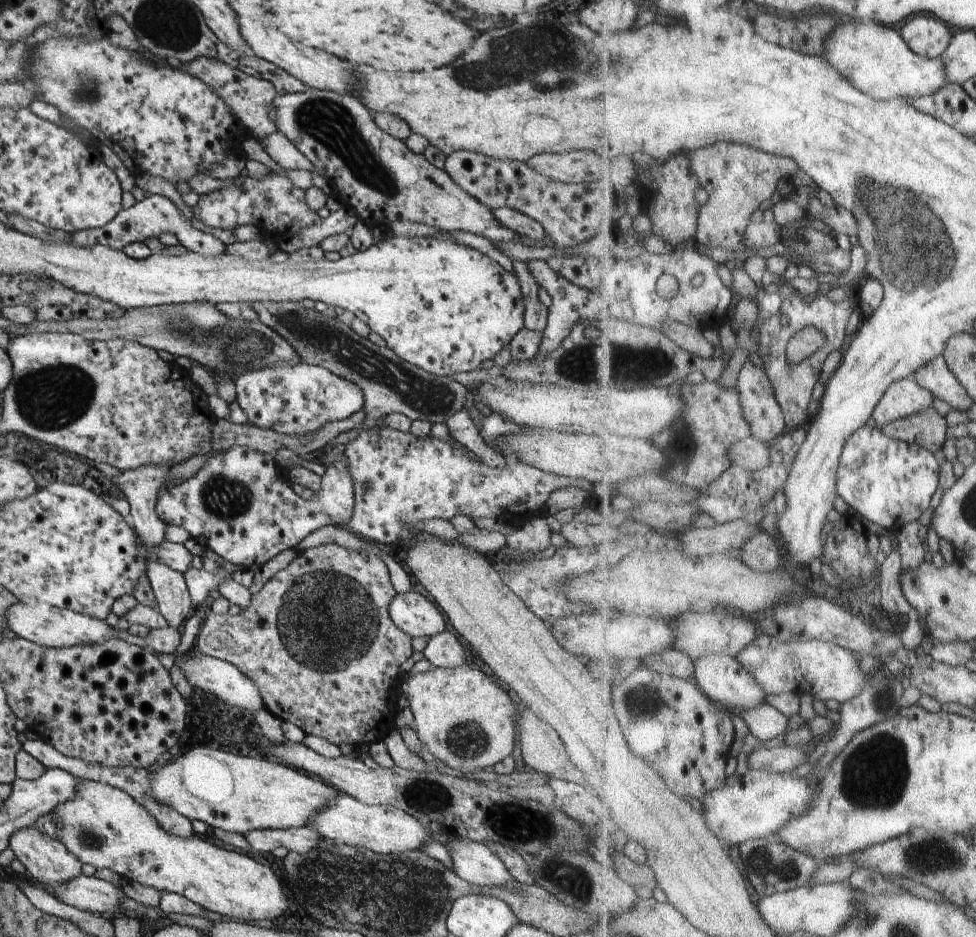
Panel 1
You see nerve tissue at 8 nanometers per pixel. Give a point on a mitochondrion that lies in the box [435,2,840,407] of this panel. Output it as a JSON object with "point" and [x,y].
{"point":[514,54]}

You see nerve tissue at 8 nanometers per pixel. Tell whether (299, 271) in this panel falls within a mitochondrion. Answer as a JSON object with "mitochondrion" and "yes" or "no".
{"mitochondrion":"no"}

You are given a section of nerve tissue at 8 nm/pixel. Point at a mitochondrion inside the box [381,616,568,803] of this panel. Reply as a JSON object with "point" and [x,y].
{"point":[465,740]}

